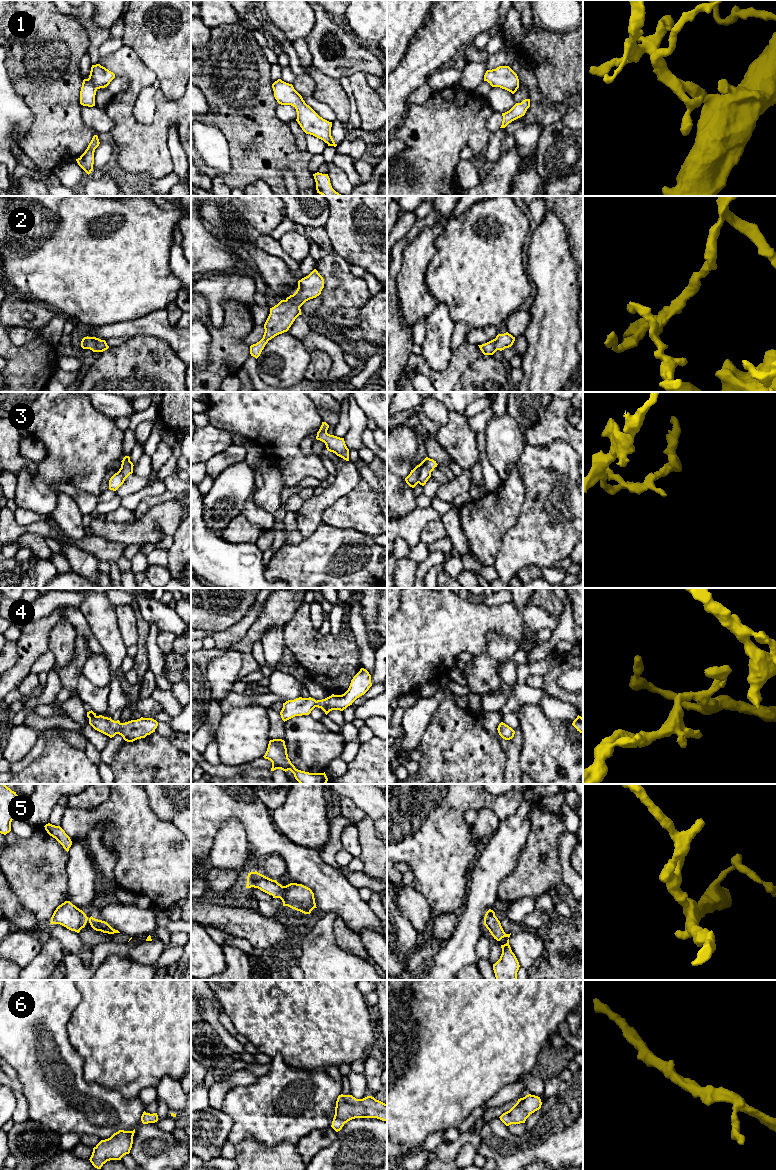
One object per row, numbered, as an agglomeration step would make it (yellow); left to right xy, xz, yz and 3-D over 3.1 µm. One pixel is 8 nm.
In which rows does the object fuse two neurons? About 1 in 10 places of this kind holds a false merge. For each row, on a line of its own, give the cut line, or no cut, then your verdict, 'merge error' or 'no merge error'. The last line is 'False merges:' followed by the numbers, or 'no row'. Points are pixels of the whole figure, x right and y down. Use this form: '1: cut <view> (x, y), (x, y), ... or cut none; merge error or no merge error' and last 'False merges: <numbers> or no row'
1: cut none; no merge error
2: cut none; no merge error
3: cut yz (429, 458), (420, 469), (418, 482); merge error
4: cut none; no merge error
5: cut none; no merge error
6: cut none; no merge error
False merges: 3

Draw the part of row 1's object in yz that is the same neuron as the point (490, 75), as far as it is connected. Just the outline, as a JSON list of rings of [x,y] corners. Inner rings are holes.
[[[499,66],[496,69],[487,70],[484,75],[492,87],[500,87],[514,94],[519,88],[517,74],[509,66]]]

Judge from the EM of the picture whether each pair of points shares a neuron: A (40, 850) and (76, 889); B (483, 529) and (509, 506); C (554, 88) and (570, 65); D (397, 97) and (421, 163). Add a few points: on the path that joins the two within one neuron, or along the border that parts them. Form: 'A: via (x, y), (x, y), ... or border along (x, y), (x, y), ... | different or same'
A: border along (68, 856), (66, 871), (69, 900) | different
B: via (489, 523), (503, 509) | same
C: via (559, 82), (569, 71) | same
D: border along (403, 119), (397, 127) | different

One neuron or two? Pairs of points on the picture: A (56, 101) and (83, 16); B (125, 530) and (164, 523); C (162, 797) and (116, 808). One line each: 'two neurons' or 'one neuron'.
A: two neurons
B: one neuron
C: two neurons

